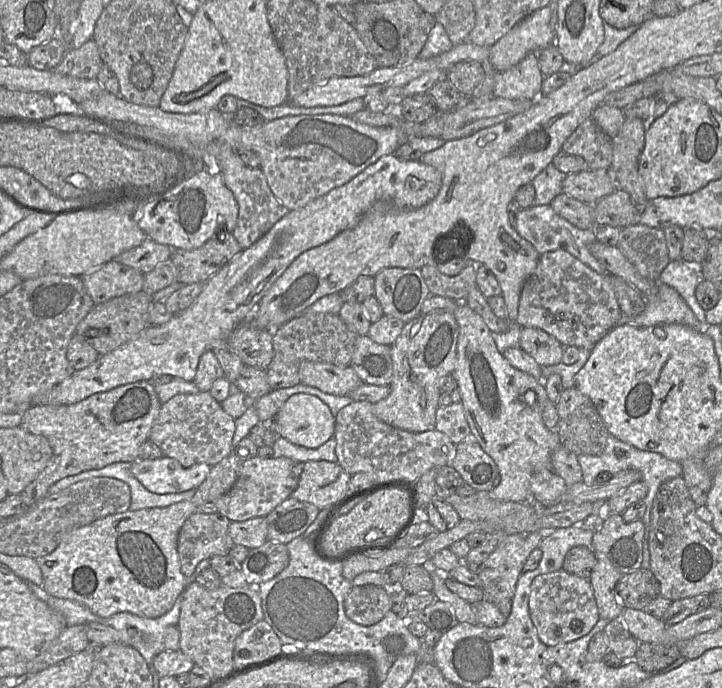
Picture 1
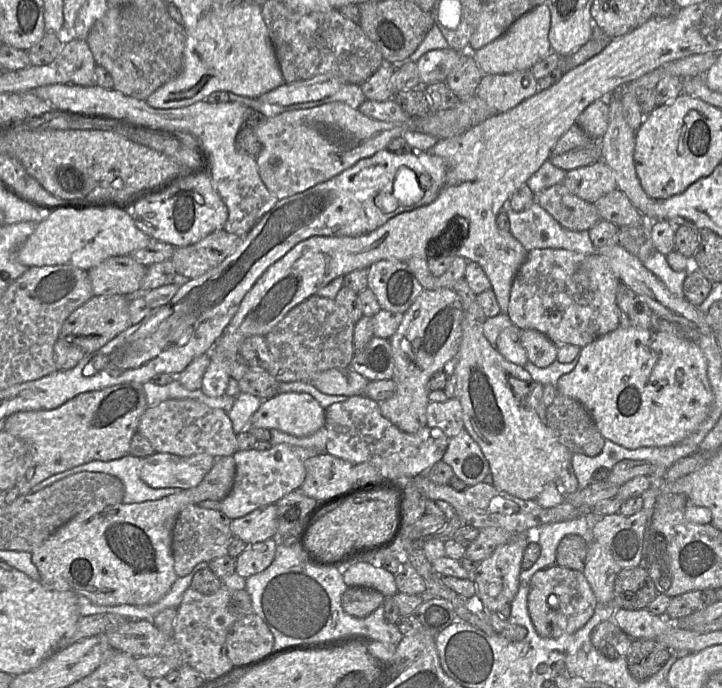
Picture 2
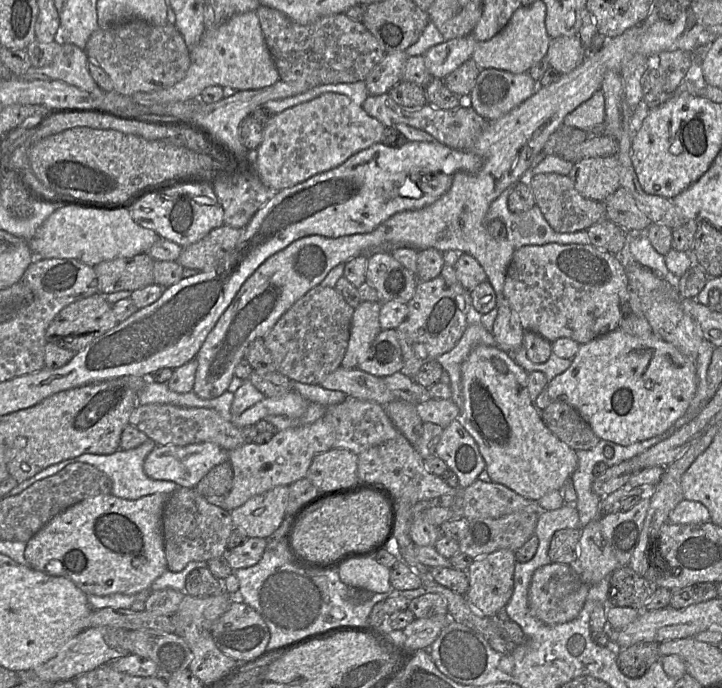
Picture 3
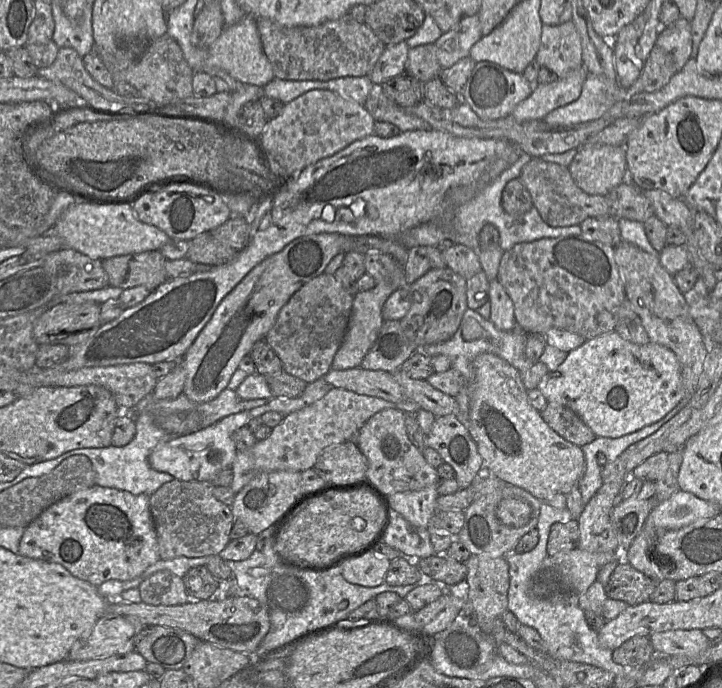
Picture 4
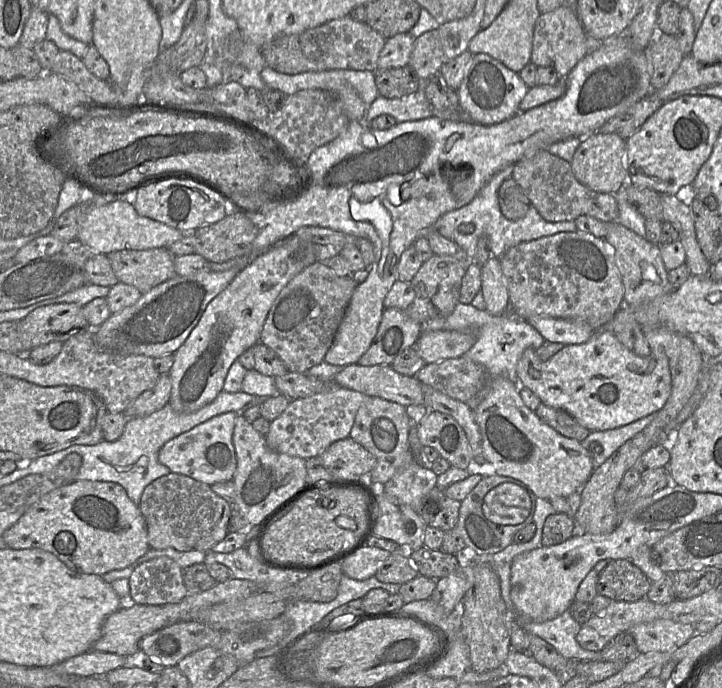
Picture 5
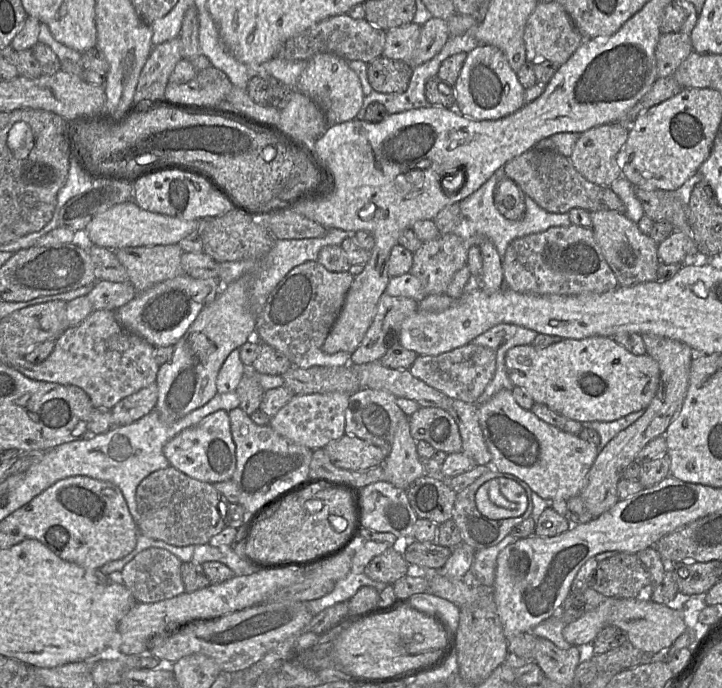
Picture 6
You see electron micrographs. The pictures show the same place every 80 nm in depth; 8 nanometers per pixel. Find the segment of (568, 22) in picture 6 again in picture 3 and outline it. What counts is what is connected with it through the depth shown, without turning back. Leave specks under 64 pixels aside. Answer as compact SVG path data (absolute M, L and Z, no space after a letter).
M560 36L551 38L544 59L551 68L561 75L567 74L581 65L586 58L586 49L579 36Z

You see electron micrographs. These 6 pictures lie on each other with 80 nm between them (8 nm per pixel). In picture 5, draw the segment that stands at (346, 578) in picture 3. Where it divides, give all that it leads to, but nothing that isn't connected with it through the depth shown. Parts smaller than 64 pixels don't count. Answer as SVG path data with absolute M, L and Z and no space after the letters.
M366 545L342 562L342 572L354 580L372 578L389 554L383 549Z

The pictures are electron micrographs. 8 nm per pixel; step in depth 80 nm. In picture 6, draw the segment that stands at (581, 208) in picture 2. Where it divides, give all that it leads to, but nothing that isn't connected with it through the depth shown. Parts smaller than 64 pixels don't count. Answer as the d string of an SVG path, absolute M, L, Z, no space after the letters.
M532 149L507 162L502 172L513 180L524 194L550 213L565 214L573 208L582 208L589 213L613 210L625 213L625 205L610 187L600 186L585 179L571 161L556 151Z

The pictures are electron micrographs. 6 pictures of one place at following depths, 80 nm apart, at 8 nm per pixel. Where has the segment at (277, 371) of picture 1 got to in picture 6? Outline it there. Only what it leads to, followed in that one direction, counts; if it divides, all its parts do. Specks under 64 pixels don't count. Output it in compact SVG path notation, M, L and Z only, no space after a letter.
M318 261L293 268L273 289L257 317L255 338L283 353L293 363L296 356L323 346L343 307L353 276L331 272Z

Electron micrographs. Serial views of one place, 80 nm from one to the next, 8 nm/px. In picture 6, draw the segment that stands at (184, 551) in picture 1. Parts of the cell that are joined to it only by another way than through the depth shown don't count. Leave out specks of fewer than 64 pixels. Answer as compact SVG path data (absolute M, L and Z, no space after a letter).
M169 466L152 472L137 486L138 529L144 536L185 547L210 542L226 526L228 501L215 487Z

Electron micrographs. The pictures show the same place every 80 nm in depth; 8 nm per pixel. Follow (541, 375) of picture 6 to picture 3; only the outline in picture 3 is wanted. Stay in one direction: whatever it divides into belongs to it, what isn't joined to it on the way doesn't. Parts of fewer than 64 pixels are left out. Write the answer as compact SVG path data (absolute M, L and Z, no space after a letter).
M617 328L581 344L569 368L549 381L546 389L552 401L572 406L600 439L628 446L662 435L684 415L697 390L697 369L690 358L659 336L635 336Z

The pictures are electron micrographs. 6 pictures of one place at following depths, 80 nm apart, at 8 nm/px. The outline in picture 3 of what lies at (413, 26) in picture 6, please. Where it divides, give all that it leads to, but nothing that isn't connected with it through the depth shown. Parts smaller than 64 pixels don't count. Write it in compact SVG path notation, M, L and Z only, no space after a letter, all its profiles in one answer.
M406 52L386 54L364 80L369 94L388 94L388 91L402 80L407 58Z

